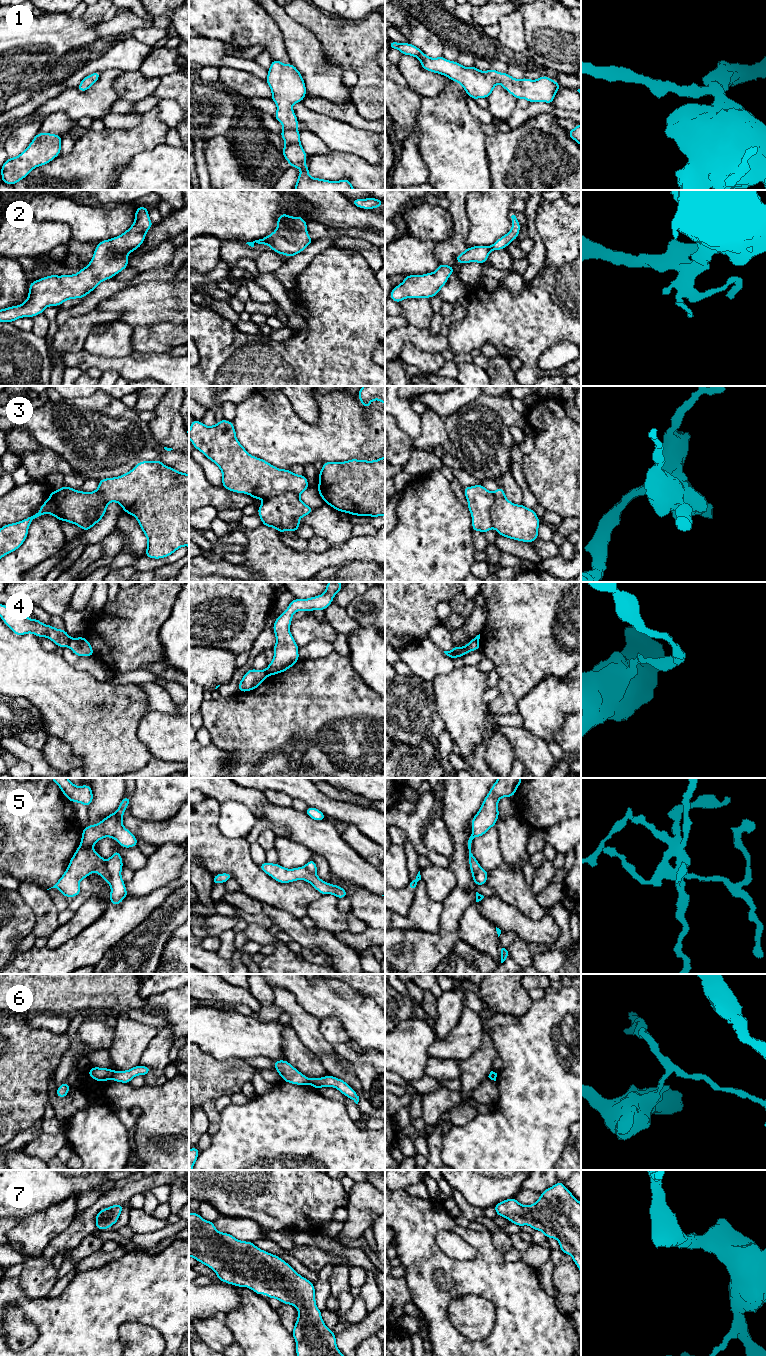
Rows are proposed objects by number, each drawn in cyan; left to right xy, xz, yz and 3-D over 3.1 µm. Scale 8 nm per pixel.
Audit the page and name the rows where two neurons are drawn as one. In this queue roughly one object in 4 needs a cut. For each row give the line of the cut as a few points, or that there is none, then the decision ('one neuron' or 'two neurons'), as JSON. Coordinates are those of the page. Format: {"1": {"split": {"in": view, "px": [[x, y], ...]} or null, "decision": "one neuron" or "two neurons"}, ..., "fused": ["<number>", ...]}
{"1": {"split": null, "decision": "one neuron"}, "2": {"split": null, "decision": "one neuron"}, "3": {"split": {"in": "xz", "px": [[299, 494], [284, 492], [264, 500]]}, "decision": "two neurons"}, "4": {"split": {"in": "xy", "px": [[71, 638], [66, 645]]}, "decision": "two neurons"}, "5": {"split": {"in": "xy", "px": [[105, 861], [105, 867], [109, 873], [109, 881]]}, "decision": "two neurons"}, "6": {"split": {"in": "xy", "px": [[113, 1071], [111, 1078]]}, "decision": "two neurons"}, "7": {"split": null, "decision": "one neuron"}, "fused": ["3", "4", "5", "6"]}

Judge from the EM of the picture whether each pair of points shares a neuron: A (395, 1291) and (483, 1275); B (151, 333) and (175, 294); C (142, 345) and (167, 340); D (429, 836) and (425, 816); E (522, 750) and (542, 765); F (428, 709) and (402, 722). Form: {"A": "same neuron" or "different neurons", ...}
{"A": "different neurons", "B": "different neurons", "C": "same neuron", "D": "different neurons", "E": "same neuron", "F": "same neuron"}

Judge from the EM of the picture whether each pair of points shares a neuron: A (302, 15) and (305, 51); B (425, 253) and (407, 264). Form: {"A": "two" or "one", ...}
{"A": "two", "B": "one"}

